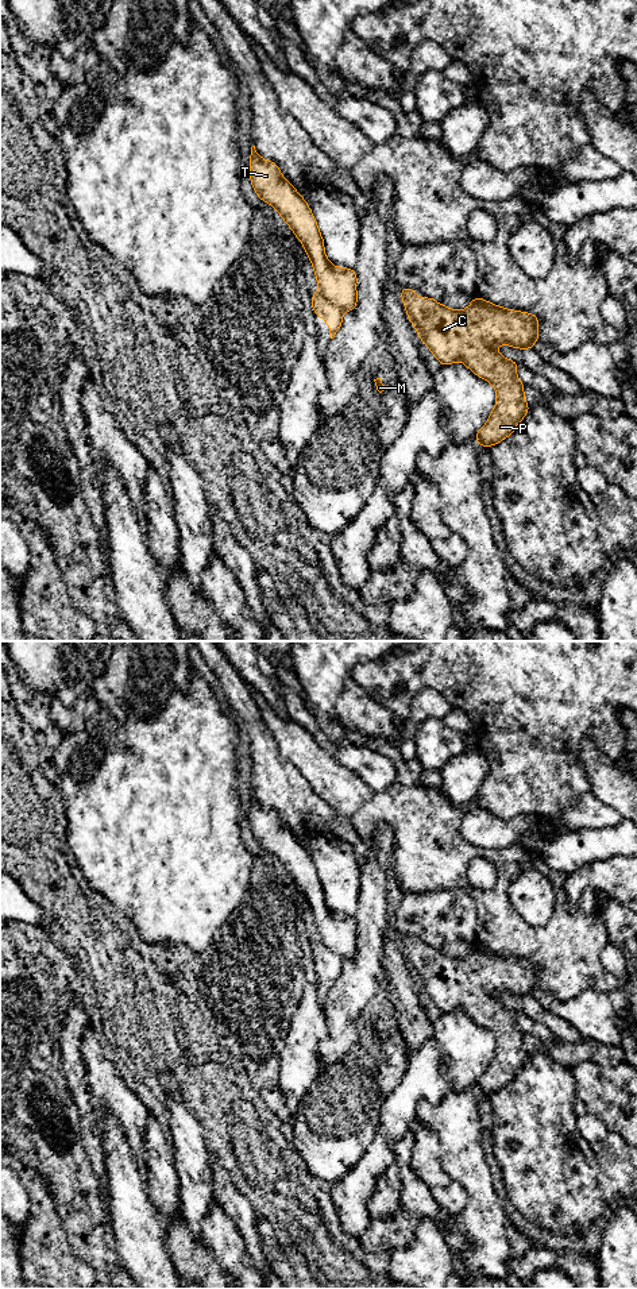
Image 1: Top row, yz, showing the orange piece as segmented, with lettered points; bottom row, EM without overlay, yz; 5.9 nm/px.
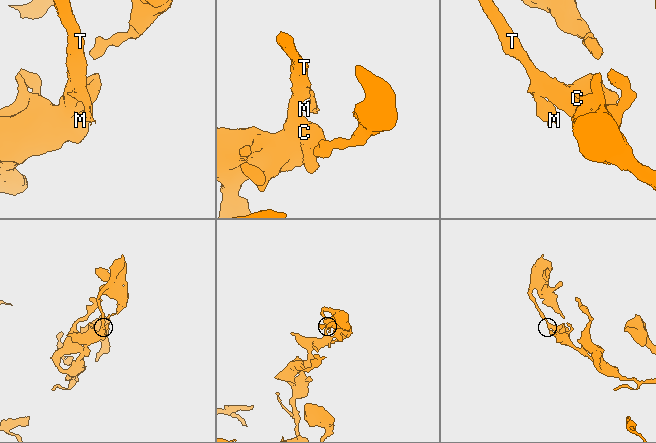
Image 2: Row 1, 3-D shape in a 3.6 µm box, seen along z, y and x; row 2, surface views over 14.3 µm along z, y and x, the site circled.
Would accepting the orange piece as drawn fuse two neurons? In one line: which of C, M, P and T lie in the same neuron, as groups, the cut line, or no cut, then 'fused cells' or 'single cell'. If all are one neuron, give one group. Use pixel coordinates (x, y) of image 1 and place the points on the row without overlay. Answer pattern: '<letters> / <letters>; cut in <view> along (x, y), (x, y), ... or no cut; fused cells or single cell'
C P T / M; cut in yz along (319, 938), (343, 957); fused cells

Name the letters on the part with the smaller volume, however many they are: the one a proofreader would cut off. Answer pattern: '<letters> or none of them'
M

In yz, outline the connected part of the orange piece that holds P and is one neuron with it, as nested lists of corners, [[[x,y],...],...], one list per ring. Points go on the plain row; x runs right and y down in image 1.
[[[405,934],[401,937],[401,945],[418,985],[428,993],[441,1014],[462,1008],[475,1023],[495,1034],[497,1051],[487,1072],[478,1078],[476,1092],[490,1096],[510,1084],[530,1055],[524,1047],[525,1033],[516,1023],[520,1011],[501,1004],[495,995],[509,992],[513,996],[533,997],[534,989],[540,987],[538,965],[528,960],[497,954],[478,943],[464,958],[449,957],[431,945],[420,946],[413,937]]]

